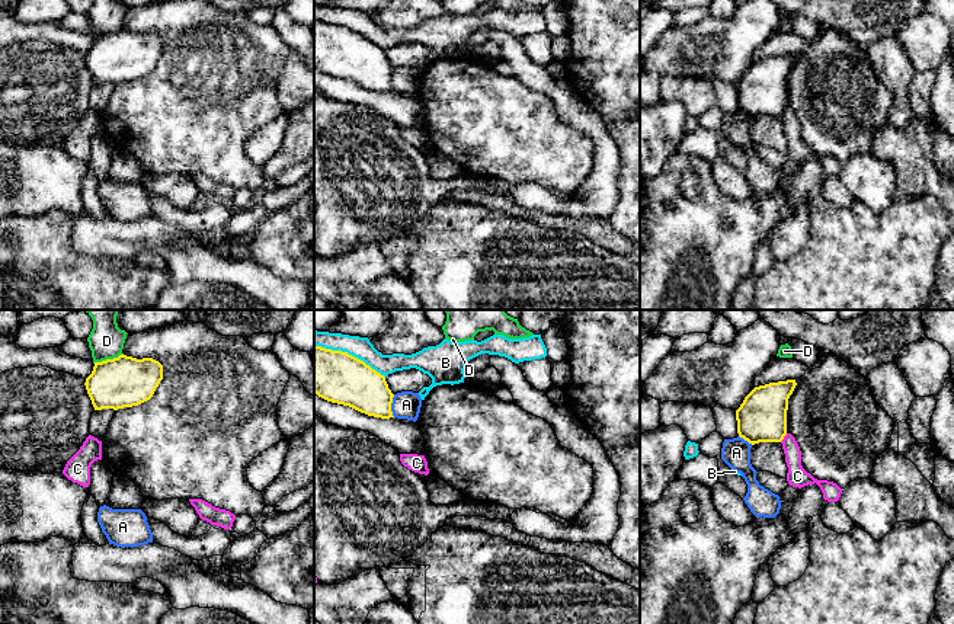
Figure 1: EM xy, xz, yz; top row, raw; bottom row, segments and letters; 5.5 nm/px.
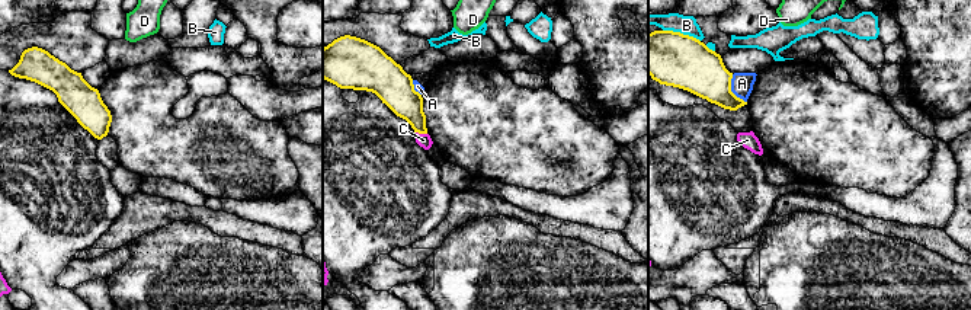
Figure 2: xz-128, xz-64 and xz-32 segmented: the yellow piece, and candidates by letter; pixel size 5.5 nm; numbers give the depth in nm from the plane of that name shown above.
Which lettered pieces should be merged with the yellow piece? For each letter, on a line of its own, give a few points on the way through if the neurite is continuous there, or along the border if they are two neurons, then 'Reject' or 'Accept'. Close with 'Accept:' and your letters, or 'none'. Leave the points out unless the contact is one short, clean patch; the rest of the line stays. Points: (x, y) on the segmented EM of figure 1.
A: Reject
B: Reject
C: Boundary: yz (787, 434), (780, 441). Reject
D: Boundary: xy (122, 354), (93, 362). Reject
Accept: none

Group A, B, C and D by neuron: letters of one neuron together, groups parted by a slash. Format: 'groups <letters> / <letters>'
groups A / B / C / D

